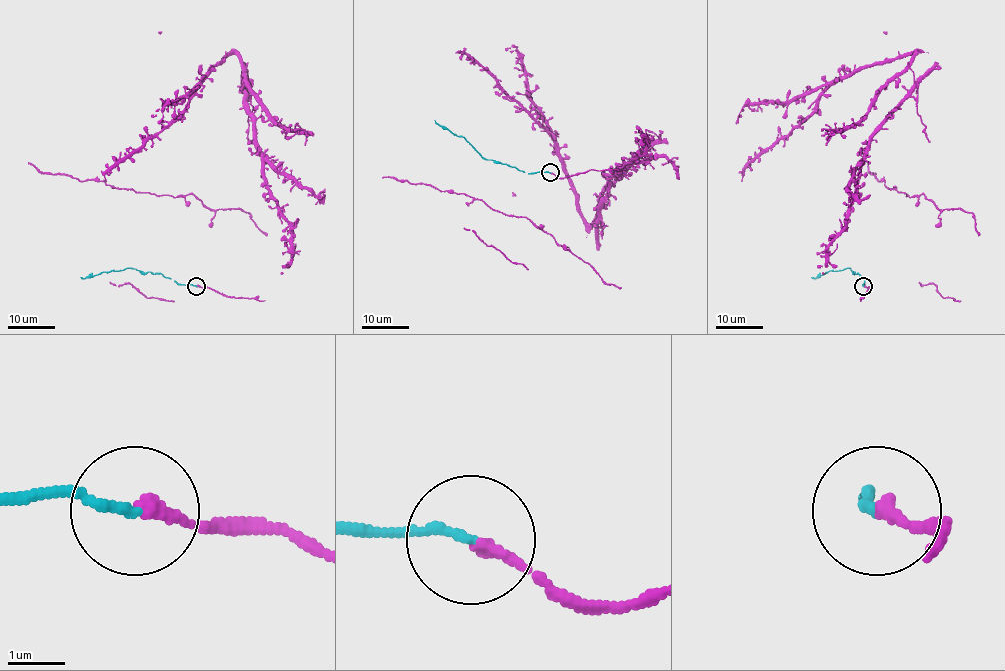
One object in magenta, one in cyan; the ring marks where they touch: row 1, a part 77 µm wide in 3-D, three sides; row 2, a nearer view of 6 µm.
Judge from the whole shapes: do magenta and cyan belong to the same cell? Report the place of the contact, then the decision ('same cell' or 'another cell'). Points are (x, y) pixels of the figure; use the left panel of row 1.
at (196, 286); same cell

